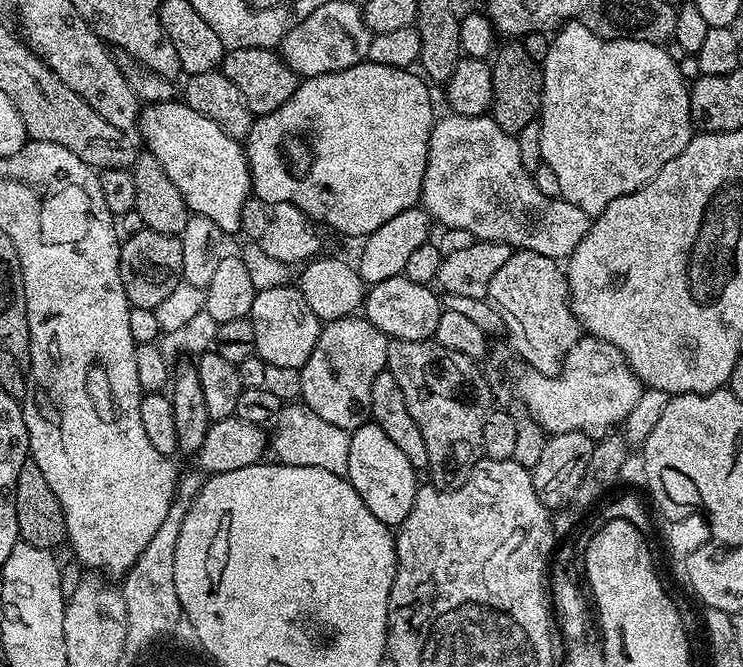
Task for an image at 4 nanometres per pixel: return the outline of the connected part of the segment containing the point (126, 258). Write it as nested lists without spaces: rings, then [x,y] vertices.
[[[146,227],[139,231],[120,245],[120,277],[131,307],[155,310],[182,282],[182,242],[179,236],[158,234]]]

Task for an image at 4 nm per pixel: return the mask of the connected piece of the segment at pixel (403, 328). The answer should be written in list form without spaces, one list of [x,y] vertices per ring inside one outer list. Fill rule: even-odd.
[[[404,274],[387,278],[367,289],[362,315],[374,326],[378,326],[378,330],[382,330],[382,334],[389,340],[431,340],[438,330],[438,318],[442,311],[441,297],[436,297],[431,290],[429,285],[412,282]]]

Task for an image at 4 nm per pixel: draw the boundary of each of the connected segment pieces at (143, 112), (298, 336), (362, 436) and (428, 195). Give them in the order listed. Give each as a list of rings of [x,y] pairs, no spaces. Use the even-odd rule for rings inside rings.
[[[179,99],[157,104],[144,104],[140,109],[139,132],[142,144],[142,139],[144,139],[143,147],[151,156],[158,158],[158,166],[166,170],[166,178],[170,178],[170,182],[178,186],[189,213],[210,218],[210,222],[215,222],[219,228],[227,232],[236,234],[241,231],[242,206],[253,195],[252,175],[248,169],[248,154],[241,141],[230,138],[226,130],[222,130],[222,126],[210,122],[206,114],[198,114],[198,110],[194,110]]]
[[[299,287],[262,288],[253,300],[250,319],[254,326],[256,355],[270,366],[303,368],[320,337],[322,321],[310,310]]]
[[[371,422],[363,424],[350,435],[350,462],[348,463],[347,481],[359,494],[362,502],[378,518],[389,526],[400,526],[410,514],[416,501],[418,487],[417,469],[406,462],[406,454],[386,438],[384,431]]]
[[[447,115],[441,120],[439,117],[432,125],[426,174],[422,178],[420,204],[431,219],[444,228],[470,230],[477,240],[508,244],[513,250],[525,248],[536,256],[545,256],[548,262],[560,262],[571,256],[578,242],[586,238],[590,217],[570,201],[560,196],[547,196],[538,190],[535,175],[522,164],[522,154],[518,154],[515,136],[502,130],[491,115]]]

